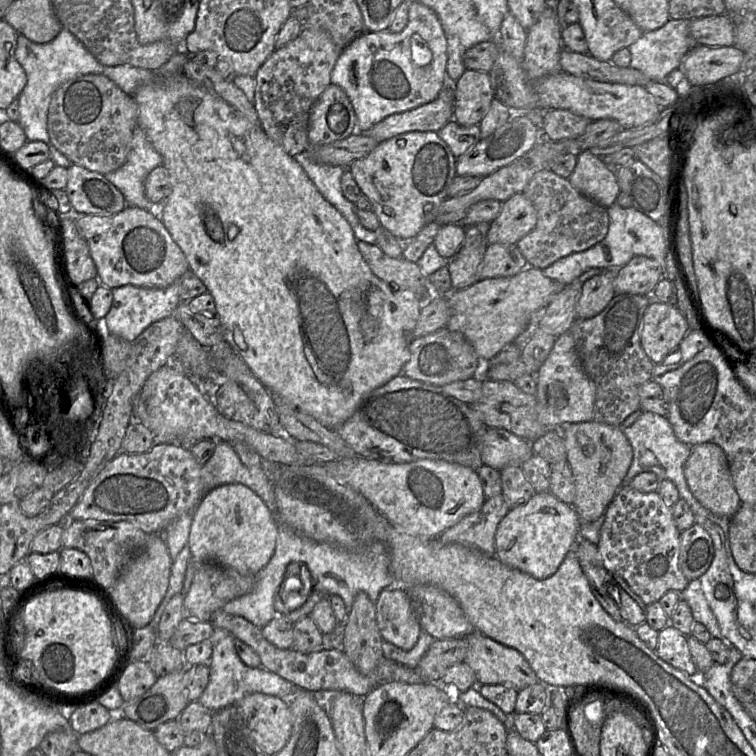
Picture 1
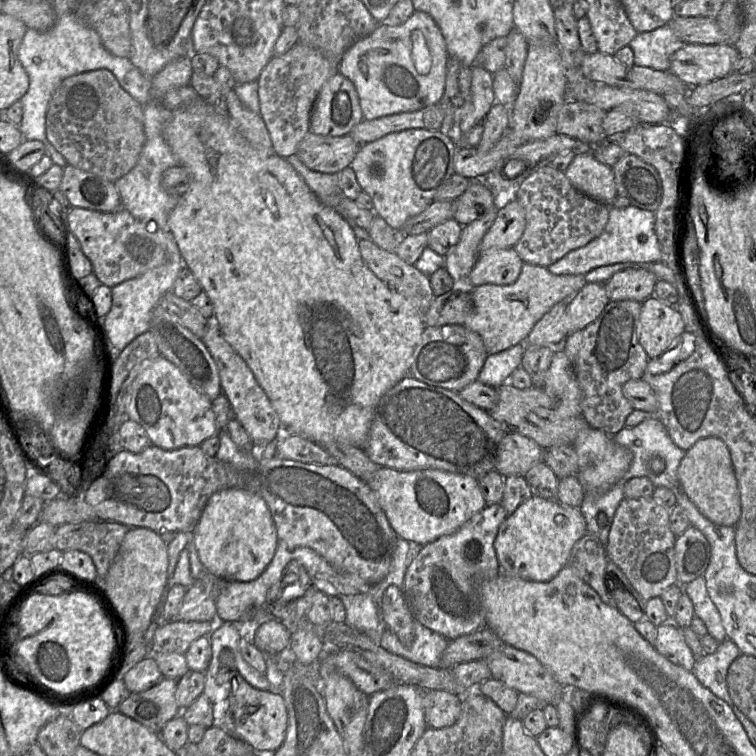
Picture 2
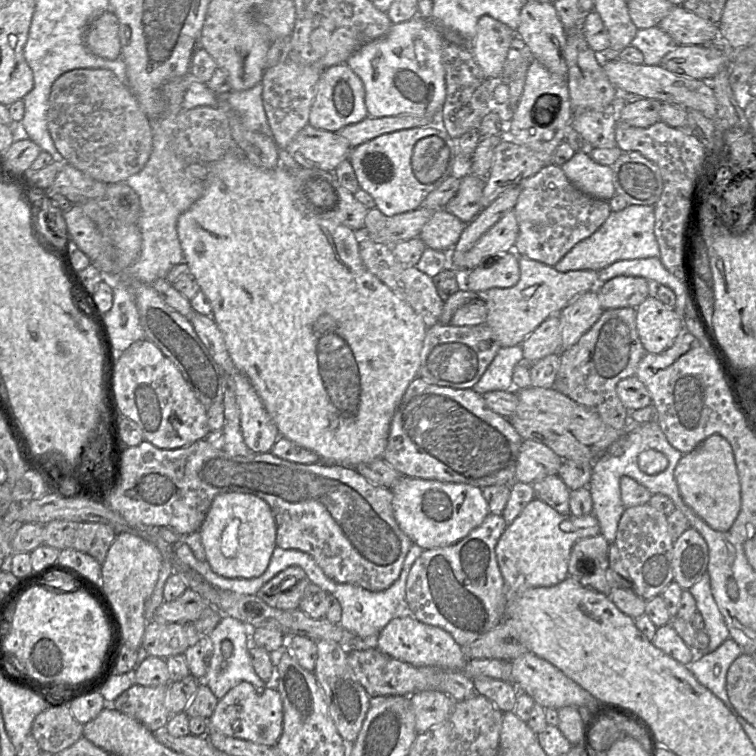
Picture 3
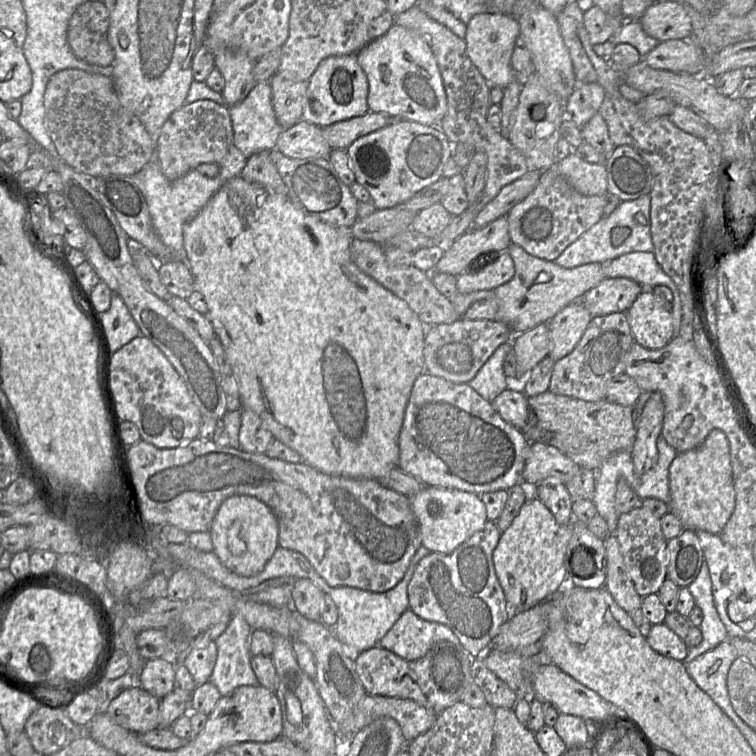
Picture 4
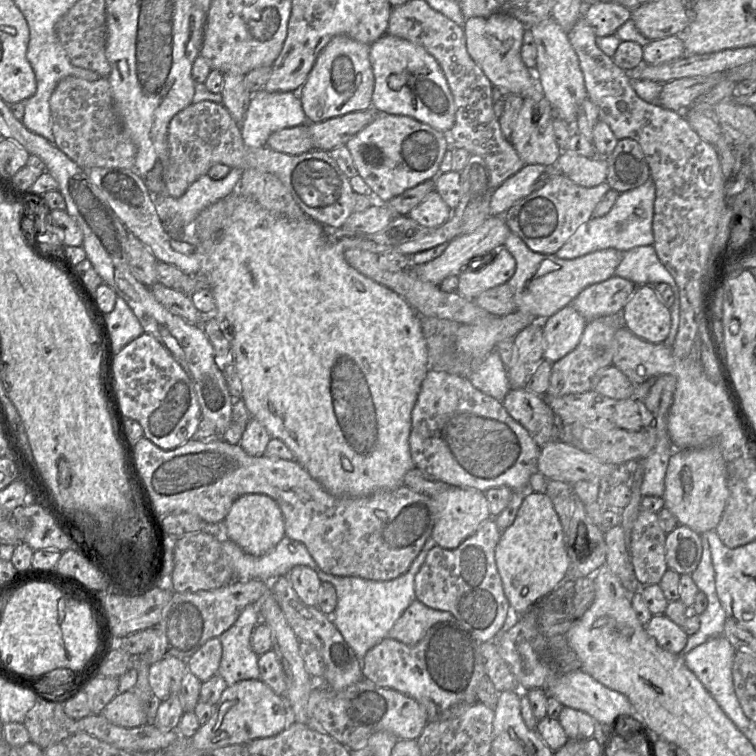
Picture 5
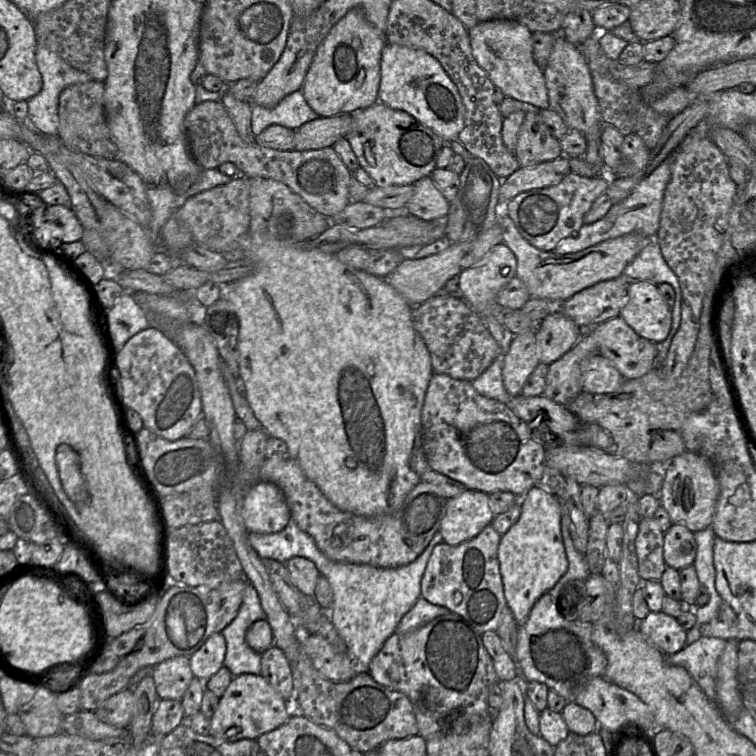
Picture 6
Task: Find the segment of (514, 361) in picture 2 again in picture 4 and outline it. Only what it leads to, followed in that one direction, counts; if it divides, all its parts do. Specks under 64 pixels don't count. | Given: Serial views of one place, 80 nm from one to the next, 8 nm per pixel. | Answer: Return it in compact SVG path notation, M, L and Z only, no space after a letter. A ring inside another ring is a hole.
M512 341L500 345L468 383L487 401L492 402L501 392L511 386L503 369L504 359L511 350Z

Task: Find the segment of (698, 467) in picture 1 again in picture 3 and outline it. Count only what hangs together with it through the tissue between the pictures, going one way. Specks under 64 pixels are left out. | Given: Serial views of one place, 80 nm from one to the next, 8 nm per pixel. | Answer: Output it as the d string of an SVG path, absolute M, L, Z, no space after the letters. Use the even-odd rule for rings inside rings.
M719 434L706 438L676 465L674 478L684 503L713 530L726 532L741 507L740 482L730 443Z

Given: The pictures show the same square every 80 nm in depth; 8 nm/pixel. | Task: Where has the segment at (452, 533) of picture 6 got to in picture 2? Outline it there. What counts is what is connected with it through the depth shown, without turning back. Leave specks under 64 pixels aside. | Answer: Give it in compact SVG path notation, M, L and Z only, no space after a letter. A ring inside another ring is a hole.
M379 467L366 483L377 494L379 504L398 537L421 546L454 533L487 505L477 479L444 470L403 472Z

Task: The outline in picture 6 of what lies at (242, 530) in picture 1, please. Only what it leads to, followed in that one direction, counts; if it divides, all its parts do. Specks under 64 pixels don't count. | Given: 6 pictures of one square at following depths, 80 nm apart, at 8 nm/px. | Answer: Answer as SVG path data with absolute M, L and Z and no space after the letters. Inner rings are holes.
M265 481L255 483L246 491L241 516L248 532L262 534L280 532L291 518L281 490Z

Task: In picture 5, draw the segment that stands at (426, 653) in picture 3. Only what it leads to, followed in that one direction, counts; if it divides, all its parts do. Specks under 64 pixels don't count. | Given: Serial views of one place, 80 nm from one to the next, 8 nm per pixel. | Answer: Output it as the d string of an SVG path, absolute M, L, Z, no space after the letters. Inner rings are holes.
M415 599L395 622L387 638L408 646L415 645L433 625L453 618L450 613L431 609Z

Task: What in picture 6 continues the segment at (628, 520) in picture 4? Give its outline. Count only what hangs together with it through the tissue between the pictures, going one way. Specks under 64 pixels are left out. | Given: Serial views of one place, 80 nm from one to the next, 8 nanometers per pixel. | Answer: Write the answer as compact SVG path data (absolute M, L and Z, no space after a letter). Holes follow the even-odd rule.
M653 518L641 519L635 539L638 574L642 582L660 581L666 568L663 558L664 533Z

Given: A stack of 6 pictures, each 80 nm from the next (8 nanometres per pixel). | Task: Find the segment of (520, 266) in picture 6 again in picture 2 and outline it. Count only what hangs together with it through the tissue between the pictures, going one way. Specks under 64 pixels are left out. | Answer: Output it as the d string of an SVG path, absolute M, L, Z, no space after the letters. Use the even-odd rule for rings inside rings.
M524 263L513 284L469 287L474 310L462 325L480 335L488 355L499 353L517 344L525 344L535 324L555 304L568 301L586 283L583 274L555 275L546 267Z

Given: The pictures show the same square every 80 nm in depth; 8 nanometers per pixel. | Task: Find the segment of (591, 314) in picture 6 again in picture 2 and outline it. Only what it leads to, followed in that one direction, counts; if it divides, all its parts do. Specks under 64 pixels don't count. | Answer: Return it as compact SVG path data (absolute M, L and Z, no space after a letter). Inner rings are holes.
M626 268L605 282L610 301L634 300L642 303L653 295L656 276L645 268Z

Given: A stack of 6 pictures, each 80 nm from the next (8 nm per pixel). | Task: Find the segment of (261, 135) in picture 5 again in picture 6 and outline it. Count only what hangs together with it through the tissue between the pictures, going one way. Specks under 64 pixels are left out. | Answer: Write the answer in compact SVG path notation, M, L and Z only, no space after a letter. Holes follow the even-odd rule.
M298 90L284 97L273 108L252 105L251 130L255 137L271 125L295 130L318 117L307 104L301 90Z

